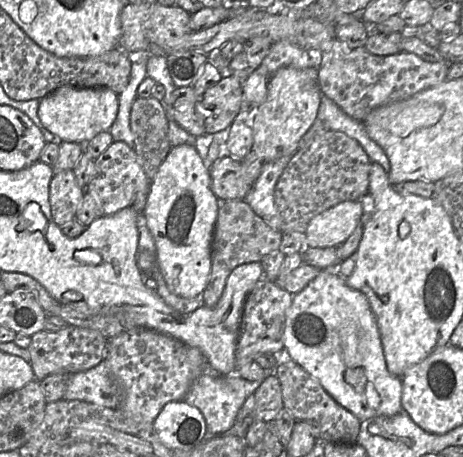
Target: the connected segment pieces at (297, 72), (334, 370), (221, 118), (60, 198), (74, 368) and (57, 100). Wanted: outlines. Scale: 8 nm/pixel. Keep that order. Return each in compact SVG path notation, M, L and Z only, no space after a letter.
M317 66L308 68L283 67L268 81L265 101L249 117L253 129L252 151L264 162L291 157L318 116L322 98Z
M324 269L312 280L302 291L293 295L290 308L286 311L286 322L284 332L284 352L285 356L307 371L315 378L325 391L343 408L354 414L360 421L378 416L394 416L402 411L402 379L392 375L387 369L379 327L375 315L367 298L359 291L349 287L336 269Z
M223 74L214 87L198 98L195 109L204 121L206 134L229 128L243 111L242 84L233 75Z
M71 169L54 173L50 182L49 201L53 220L59 227L76 218L85 188L78 185Z
M70 324L57 332L42 330L35 333L28 347L35 380L39 382L51 374L75 374L95 367L106 357L106 341L98 331Z
M61 86L39 99L38 116L44 127L61 141L86 144L97 134L109 131L118 113L118 94L109 88Z

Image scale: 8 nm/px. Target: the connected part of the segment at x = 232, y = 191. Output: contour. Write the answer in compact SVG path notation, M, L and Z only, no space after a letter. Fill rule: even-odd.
M230 155L218 158L209 171L211 190L220 201L243 200L252 187L245 181L242 160Z

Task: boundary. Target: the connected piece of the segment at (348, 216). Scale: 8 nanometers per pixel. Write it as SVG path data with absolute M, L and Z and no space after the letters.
M360 200L341 202L311 219L306 229L306 244L311 248L342 245L356 229L363 216Z

